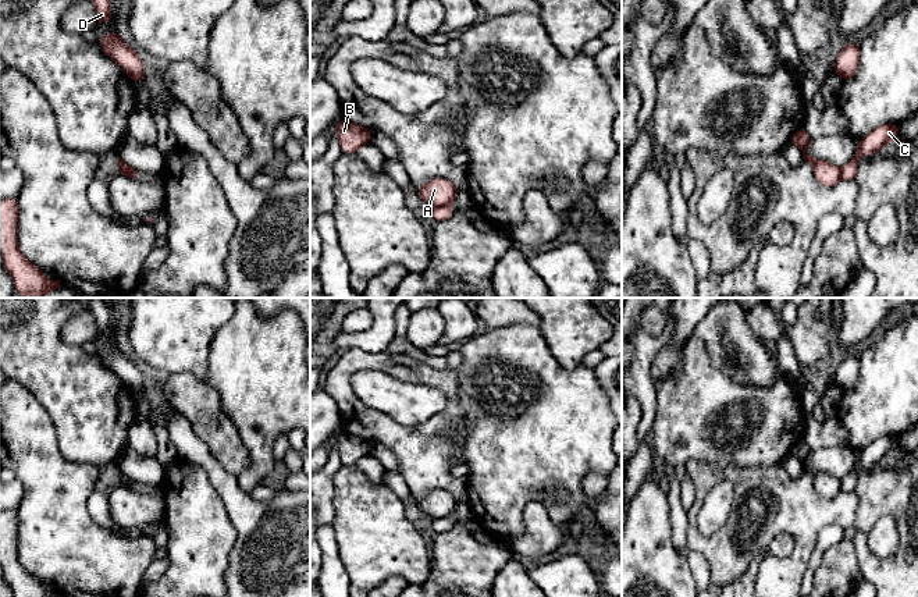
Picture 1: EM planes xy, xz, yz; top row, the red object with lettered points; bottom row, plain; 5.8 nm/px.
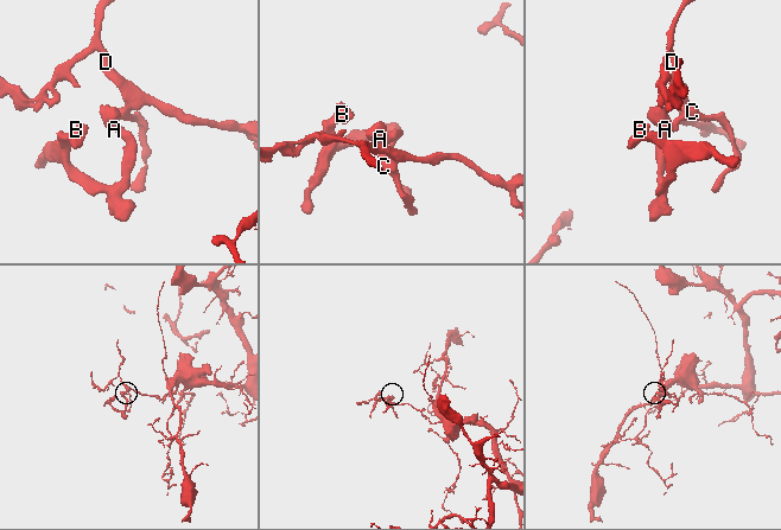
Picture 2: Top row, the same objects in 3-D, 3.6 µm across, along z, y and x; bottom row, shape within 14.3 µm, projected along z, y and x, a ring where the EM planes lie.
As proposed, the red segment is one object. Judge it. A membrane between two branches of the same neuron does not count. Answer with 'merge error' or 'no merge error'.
merge error

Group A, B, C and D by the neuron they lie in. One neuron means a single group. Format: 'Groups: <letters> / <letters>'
Groups: A B / C D

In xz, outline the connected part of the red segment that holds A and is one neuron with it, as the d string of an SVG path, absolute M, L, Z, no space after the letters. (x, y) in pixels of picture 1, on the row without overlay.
M433 490L417 501L417 507L430 518L451 516L459 501L445 490Z

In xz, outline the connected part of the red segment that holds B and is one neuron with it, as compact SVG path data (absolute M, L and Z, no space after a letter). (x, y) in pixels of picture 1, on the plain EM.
M341 430L334 444L339 452L342 465L356 465L356 462L369 455L373 443Z

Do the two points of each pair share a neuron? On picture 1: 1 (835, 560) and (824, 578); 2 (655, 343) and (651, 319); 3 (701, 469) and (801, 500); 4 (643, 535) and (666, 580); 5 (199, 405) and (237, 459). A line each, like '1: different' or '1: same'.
1: same
2: different
3: same
4: same
5: same

